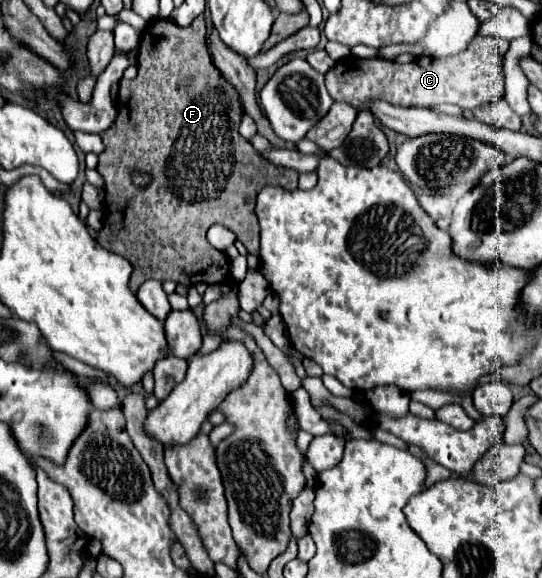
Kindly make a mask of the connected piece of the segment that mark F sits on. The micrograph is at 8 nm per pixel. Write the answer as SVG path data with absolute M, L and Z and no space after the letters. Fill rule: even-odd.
M198 16L188 28L180 28L166 20L158 24L152 22L140 40L138 76L131 80L121 79L116 122L100 134L106 150L100 154L96 170L104 180L106 216L96 240L106 250L124 256L132 264L134 272L128 284L132 292L136 292L140 284L150 278L160 282L172 280L184 286L194 286L198 282L228 282L228 256L208 244L208 228L212 224L224 224L230 230L256 230L254 204L258 192L264 186L282 186L284 190L296 190L298 186L298 174L294 170L264 162L252 144L238 134L238 124L244 114L238 92L210 62L204 38L204 16ZM190 76L192 84L188 86L190 90L186 90L184 84ZM132 170L144 170L152 182L144 188L136 188L130 176Z

